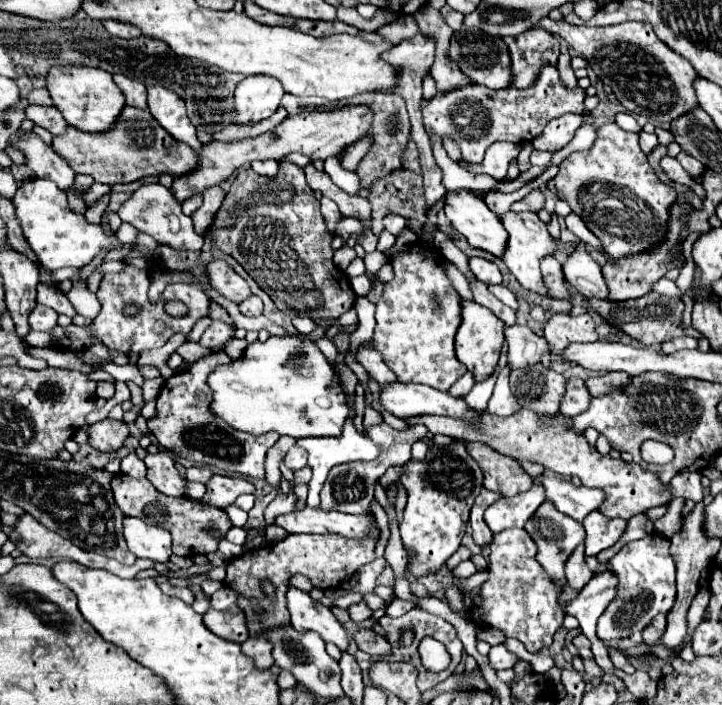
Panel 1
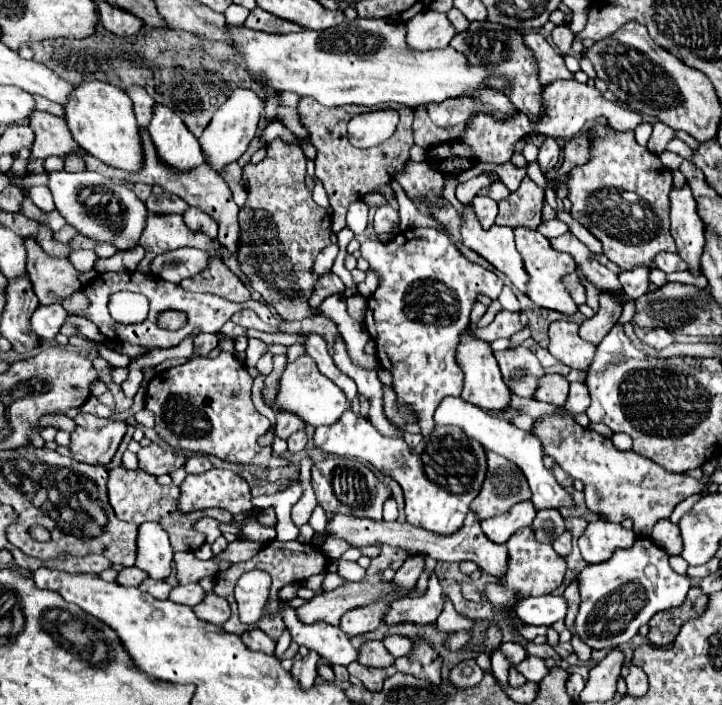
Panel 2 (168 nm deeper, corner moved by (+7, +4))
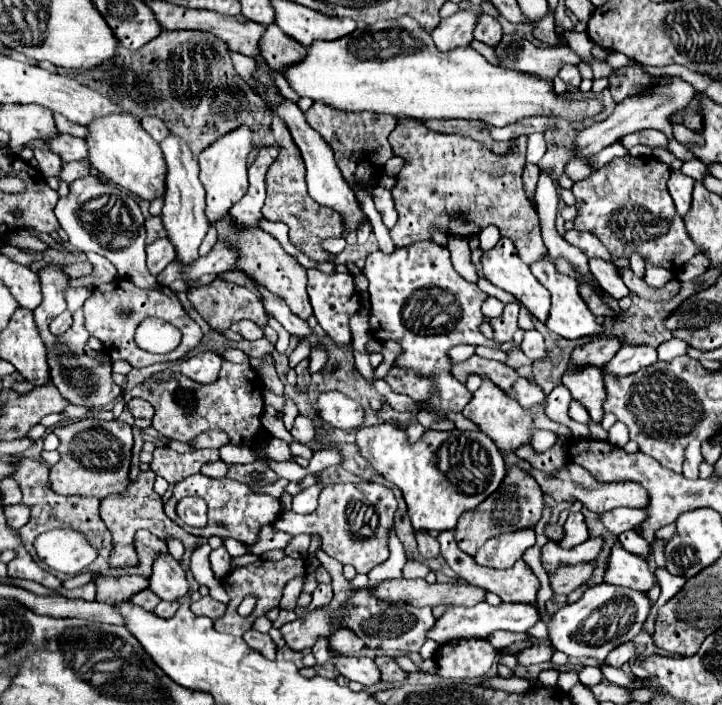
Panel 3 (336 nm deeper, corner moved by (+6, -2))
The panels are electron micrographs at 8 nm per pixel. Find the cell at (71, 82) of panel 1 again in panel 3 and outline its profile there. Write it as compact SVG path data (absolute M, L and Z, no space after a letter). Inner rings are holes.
M105 116L87 128L91 132L91 136L87 136L89 162L95 170L99 170L99 174L107 176L107 180L123 186L147 202L165 196L167 164L163 152L159 144L141 128L141 122L135 116Z

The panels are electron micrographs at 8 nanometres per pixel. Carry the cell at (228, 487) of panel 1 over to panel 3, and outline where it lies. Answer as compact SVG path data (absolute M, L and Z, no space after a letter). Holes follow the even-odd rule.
M195 474L195 476L189 476L187 480L181 480L175 488L173 488L173 496L167 500L165 504L165 514L177 522L179 526L183 526L183 530L187 530L189 534L193 536L203 536L203 538L209 538L209 536L221 536L221 538L235 538L239 540L241 544L245 546L251 546L257 542L259 538L259 530L265 526L265 524L273 524L279 514L281 514L281 504L277 498L273 496L267 496L267 494L255 494L247 484L241 484L237 480L231 480L231 478L219 478L219 480L213 480L213 478L207 478L203 474ZM185 496L199 496L207 502L209 506L209 524L205 528L191 528L187 524L181 524L181 518L177 516L175 512L175 506L181 498Z

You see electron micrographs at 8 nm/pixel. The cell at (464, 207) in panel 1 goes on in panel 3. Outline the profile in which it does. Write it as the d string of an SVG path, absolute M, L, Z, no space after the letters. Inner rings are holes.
M499 240L493 250L483 254L483 274L491 284L495 284L497 288L501 288L505 292L511 292L519 302L523 302L523 306L529 310L529 314L535 316L539 322L547 320L549 308L551 308L551 294L531 274L529 266L523 264L523 260L519 260L519 256L515 256L515 246L511 246L511 240Z

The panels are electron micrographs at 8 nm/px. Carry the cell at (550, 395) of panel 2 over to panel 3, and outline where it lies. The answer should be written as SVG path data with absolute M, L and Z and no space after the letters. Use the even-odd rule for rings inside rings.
M517 378L515 384L509 390L505 390L505 394L515 398L523 408L531 408L545 398L543 390L537 384L531 384L527 378Z

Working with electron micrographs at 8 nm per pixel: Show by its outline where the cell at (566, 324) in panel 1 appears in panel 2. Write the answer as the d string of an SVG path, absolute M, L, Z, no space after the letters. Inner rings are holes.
M566 320L552 322L548 330L548 352L570 368L588 368L594 358L596 346L582 340L578 336L578 328L578 324Z

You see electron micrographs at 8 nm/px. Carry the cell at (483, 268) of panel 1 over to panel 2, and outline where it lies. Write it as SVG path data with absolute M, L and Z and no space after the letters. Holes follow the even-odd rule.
M410 228L398 232L388 242L366 240L360 246L360 254L368 260L370 268L380 274L376 292L367 300L364 324L372 340L376 340L376 358L384 370L392 374L394 390L400 402L412 406L420 414L420 430L428 436L434 430L432 414L444 396L460 396L462 392L462 370L454 362L454 346L458 334L470 324L470 308L476 302L476 294L498 298L504 282L490 270L470 262L446 234L436 228Z

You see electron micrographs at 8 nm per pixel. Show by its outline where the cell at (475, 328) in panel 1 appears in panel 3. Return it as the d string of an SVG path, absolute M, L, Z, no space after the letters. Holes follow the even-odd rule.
M483 380L481 388L473 394L471 402L463 410L463 416L469 418L471 422L475 422L479 426L479 430L483 430L503 454L513 454L517 448L521 448L525 444L531 444L531 430L533 428L551 430L555 434L571 434L571 430L567 426L557 424L557 422L547 418L545 404L547 402L543 400L541 404L535 404L533 408L521 408L515 400L511 400L499 388L495 388L495 384L491 384L489 380Z

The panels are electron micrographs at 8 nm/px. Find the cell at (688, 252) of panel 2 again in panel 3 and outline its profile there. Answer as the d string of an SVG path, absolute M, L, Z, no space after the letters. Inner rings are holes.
M671 172L671 178L667 180L669 192L673 196L673 202L677 206L677 212L681 216L687 214L687 210L691 208L691 192L693 192L693 184L695 180L685 176L683 172Z

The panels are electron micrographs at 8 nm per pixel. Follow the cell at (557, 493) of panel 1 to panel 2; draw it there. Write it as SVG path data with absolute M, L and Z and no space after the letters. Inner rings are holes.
M446 396L446 398L438 404L438 408L436 408L436 412L434 412L434 422L436 422L436 426L446 426L446 424L460 426L466 436L478 440L486 450L492 450L492 452L496 452L496 454L500 454L500 456L504 456L504 458L508 458L510 462L514 462L514 464L524 472L524 476L526 476L526 480L528 480L528 484L530 484L532 502L534 502L536 508L562 508L562 506L566 506L566 508L574 510L576 502L574 502L572 494L568 494L568 492L556 482L554 474L542 464L542 460L540 460L542 446L538 444L538 440L536 440L532 434L528 434L528 432L524 432L524 430L512 426L510 422L504 422L504 420L500 420L500 418L490 416L490 414L484 412L482 408L478 408L478 406L470 404L470 402L464 402L460 396Z

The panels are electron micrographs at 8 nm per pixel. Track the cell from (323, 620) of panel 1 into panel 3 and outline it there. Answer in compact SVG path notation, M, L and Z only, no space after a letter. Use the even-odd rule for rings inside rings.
M333 654L333 658L335 658L337 670L345 678L359 682L363 686L373 686L373 684L381 682L381 672L371 658L349 658L349 656L341 656L341 654Z

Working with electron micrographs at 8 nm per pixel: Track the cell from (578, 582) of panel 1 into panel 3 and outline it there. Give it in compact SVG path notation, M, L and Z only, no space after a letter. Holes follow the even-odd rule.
M571 512L565 522L565 538L561 542L561 548L573 548L589 538L589 530L585 524L585 516L581 512Z

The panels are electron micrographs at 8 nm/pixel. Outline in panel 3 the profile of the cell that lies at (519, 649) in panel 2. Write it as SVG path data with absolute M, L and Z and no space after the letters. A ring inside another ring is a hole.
M543 642L543 644L535 644L535 646L531 646L531 648L523 650L523 652L519 652L519 654L517 654L517 660L519 660L519 664L523 664L523 666L539 664L539 662L549 662L551 656L553 656L553 652L555 652L555 648L553 648L551 644L547 644L547 642Z

